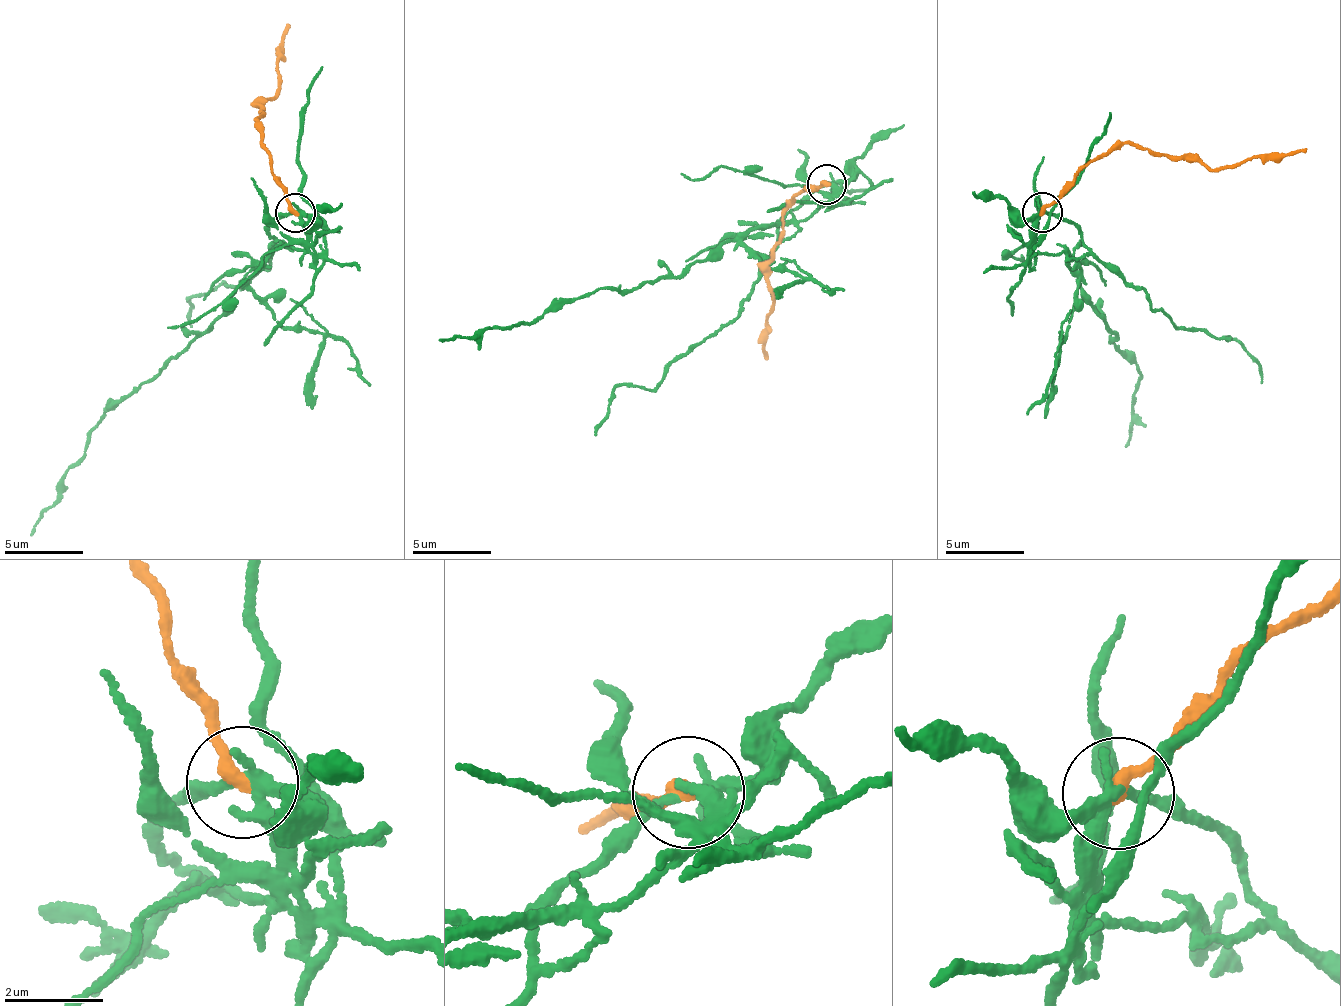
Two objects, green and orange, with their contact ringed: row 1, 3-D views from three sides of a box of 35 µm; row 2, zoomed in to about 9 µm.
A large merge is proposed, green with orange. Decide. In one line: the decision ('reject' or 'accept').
reject

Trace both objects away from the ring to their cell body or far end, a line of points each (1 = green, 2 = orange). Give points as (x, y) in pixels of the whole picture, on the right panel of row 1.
1: (1043, 212), (1035, 248), (1063, 250), (1081, 301), (1140, 374), (1125, 445)
2: (1043, 212), (1093, 160), (1129, 145), (1225, 169), (1304, 151)

